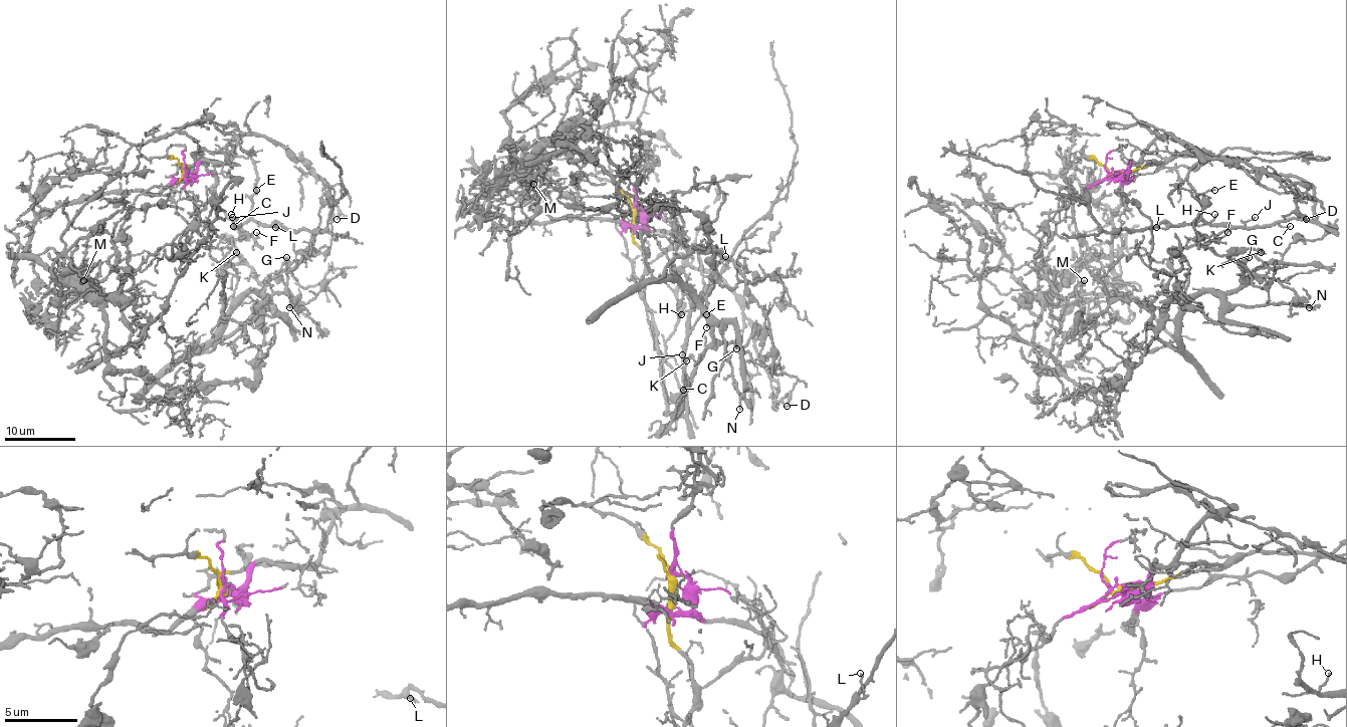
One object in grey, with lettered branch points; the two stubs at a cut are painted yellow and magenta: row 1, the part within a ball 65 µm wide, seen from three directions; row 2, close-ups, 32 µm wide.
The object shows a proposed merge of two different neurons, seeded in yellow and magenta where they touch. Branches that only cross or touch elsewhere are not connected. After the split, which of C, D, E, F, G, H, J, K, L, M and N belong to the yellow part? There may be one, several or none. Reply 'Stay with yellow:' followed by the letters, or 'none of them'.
Stay with yellow: C, E, F, H, J, L

